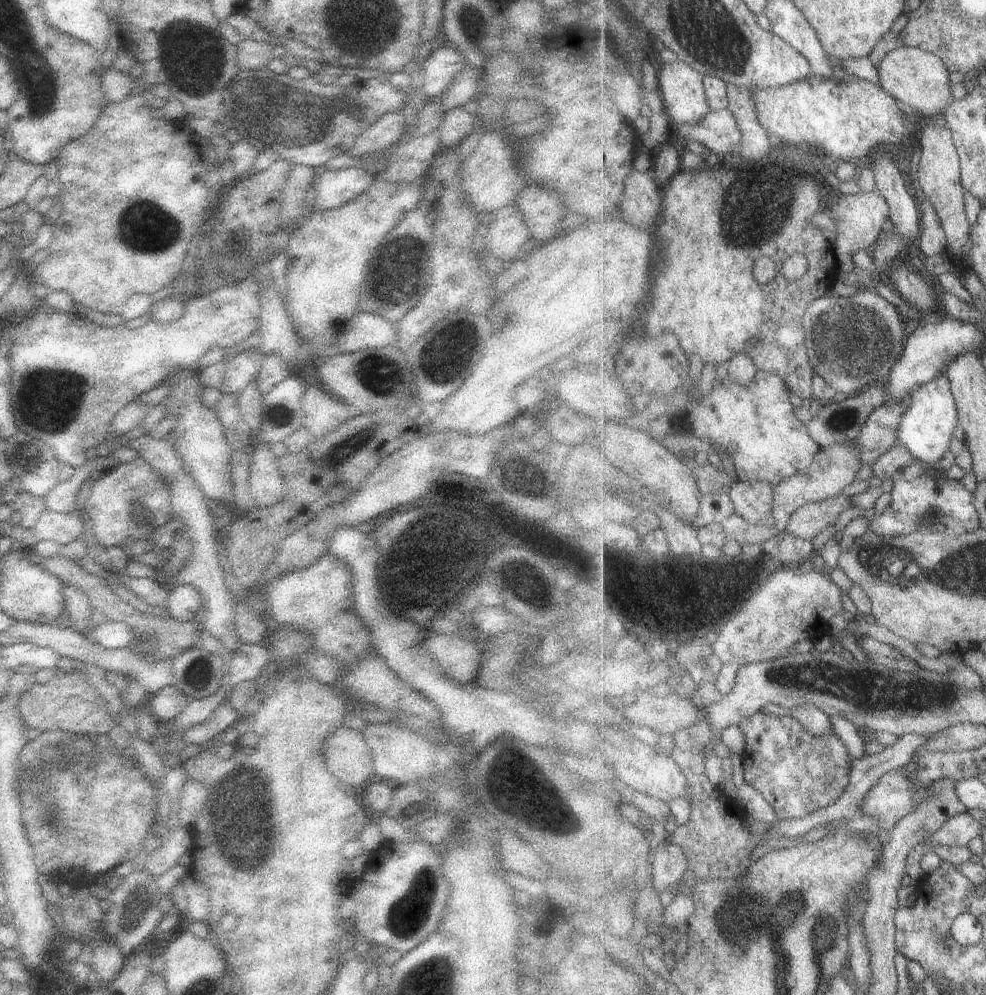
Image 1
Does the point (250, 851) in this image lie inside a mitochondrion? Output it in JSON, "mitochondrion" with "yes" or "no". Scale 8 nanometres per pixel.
{"mitochondrion":"yes"}

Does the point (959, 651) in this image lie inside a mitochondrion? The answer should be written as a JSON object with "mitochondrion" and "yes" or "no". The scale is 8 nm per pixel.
{"mitochondrion":"no"}

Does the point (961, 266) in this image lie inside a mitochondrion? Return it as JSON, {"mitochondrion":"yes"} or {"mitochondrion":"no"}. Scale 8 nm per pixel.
{"mitochondrion":"no"}

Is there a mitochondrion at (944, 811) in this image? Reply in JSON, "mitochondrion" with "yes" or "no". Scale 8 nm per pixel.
{"mitochondrion":"no"}

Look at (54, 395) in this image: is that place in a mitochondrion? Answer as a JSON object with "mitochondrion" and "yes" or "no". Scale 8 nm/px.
{"mitochondrion":"yes"}

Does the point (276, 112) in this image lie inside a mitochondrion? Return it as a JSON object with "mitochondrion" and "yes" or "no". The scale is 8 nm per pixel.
{"mitochondrion":"yes"}

